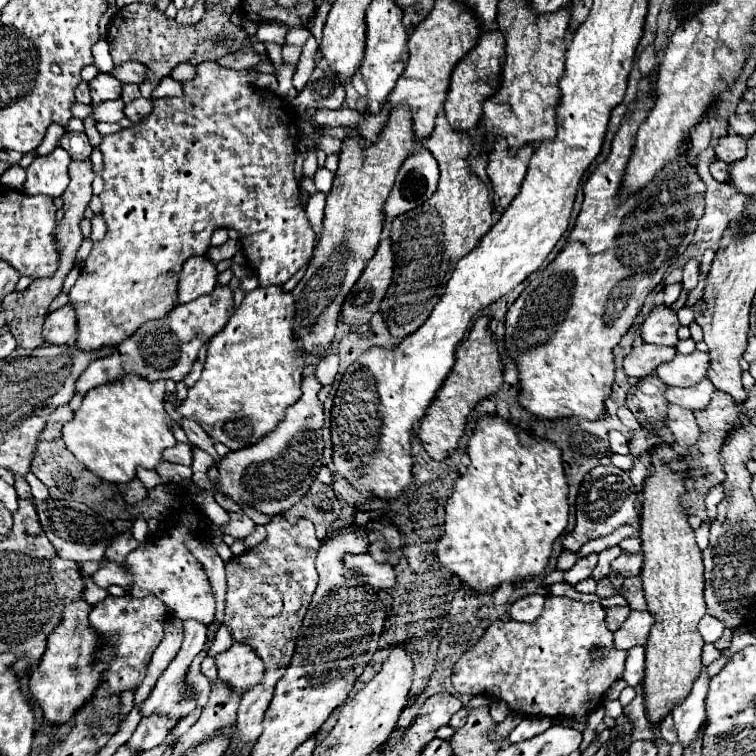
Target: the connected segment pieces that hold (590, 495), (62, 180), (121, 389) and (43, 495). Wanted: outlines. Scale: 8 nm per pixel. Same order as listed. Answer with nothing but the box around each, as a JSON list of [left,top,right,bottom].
[[562,466,638,552],[24,148,70,196],[62,374,176,484],[26,472,48,502]]

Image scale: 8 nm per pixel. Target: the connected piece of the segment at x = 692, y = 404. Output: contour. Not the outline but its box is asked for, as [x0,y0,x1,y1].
[666,378,714,410]

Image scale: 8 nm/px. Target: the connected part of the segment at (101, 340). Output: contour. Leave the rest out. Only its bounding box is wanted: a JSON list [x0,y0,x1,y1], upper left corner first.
[68,62,316,352]

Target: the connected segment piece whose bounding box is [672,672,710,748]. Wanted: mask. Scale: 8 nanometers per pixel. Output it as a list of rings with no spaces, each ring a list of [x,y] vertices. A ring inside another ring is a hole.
[[[702,672],[702,676],[696,678],[688,698],[672,710],[674,726],[676,726],[676,732],[678,732],[678,742],[684,748],[688,744],[692,744],[692,740],[696,740],[696,736],[700,734],[700,728],[706,720],[704,696],[706,696],[706,690],[708,690],[708,682],[710,680],[708,680],[706,672]]]

